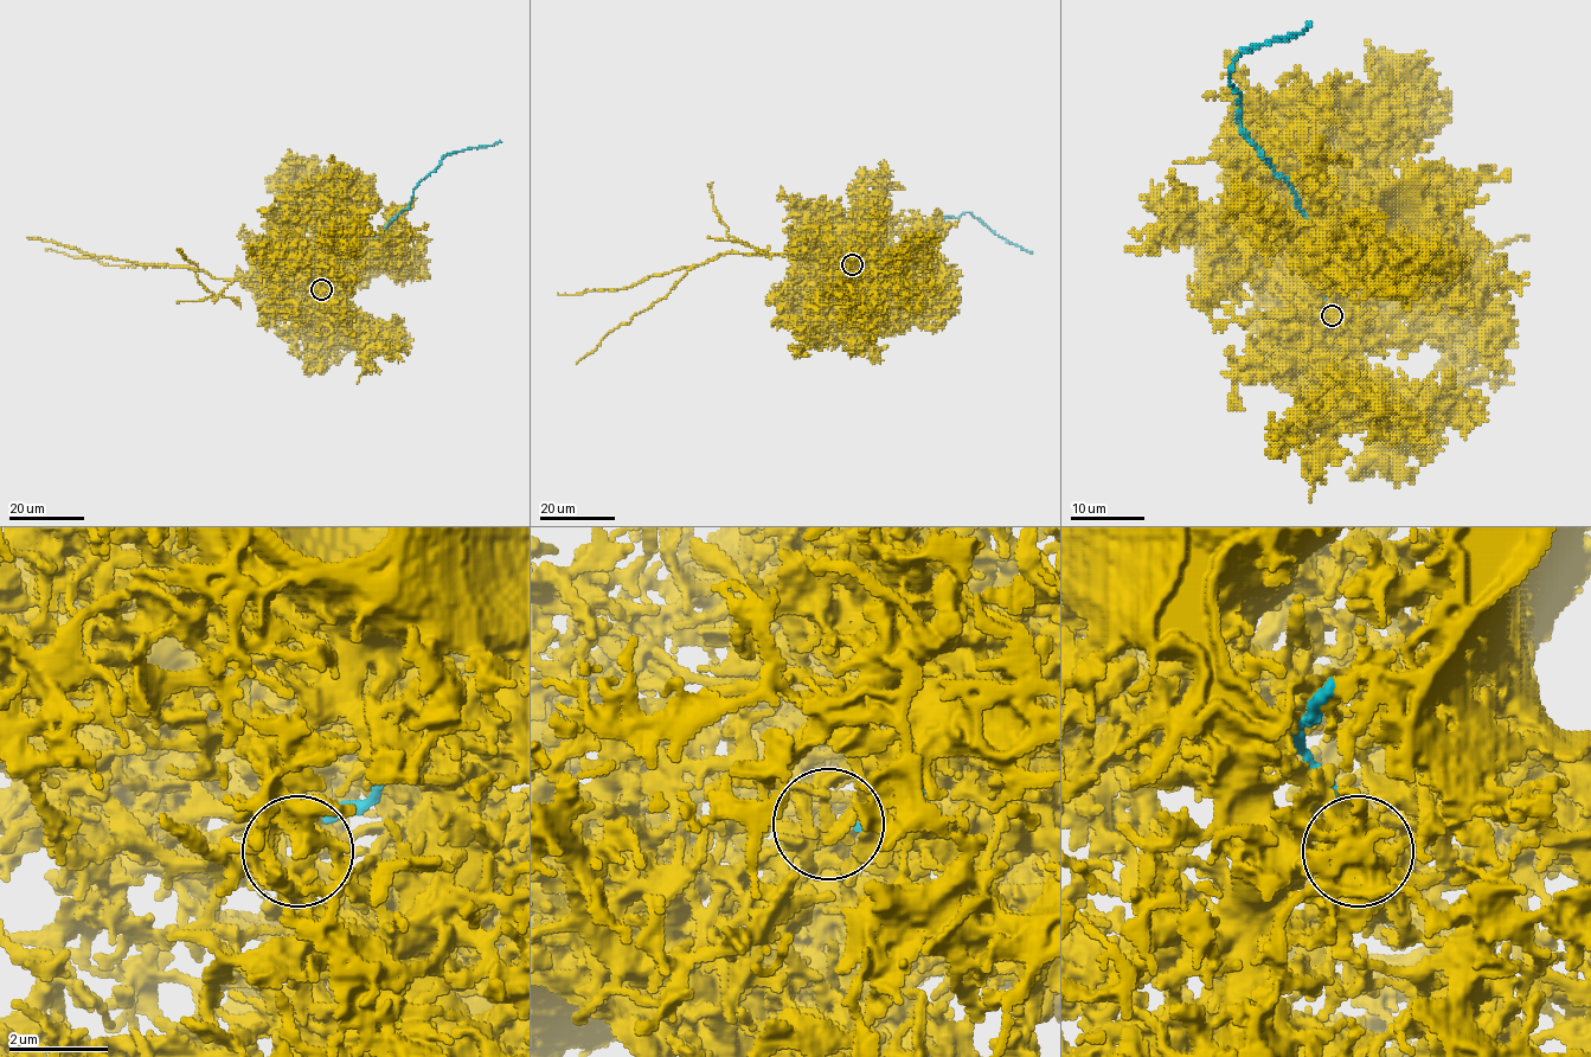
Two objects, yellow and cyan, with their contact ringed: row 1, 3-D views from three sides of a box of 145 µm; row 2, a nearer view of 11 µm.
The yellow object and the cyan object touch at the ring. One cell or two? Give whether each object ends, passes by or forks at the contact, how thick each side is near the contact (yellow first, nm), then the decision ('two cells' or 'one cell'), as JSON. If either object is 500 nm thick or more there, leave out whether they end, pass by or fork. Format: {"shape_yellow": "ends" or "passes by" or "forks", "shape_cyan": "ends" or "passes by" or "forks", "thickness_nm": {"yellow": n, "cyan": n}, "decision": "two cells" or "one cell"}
{"shape_yellow": "forks", "shape_cyan": "ends", "thickness_nm": {"yellow": 200, "cyan": 50}, "decision": "two cells"}

